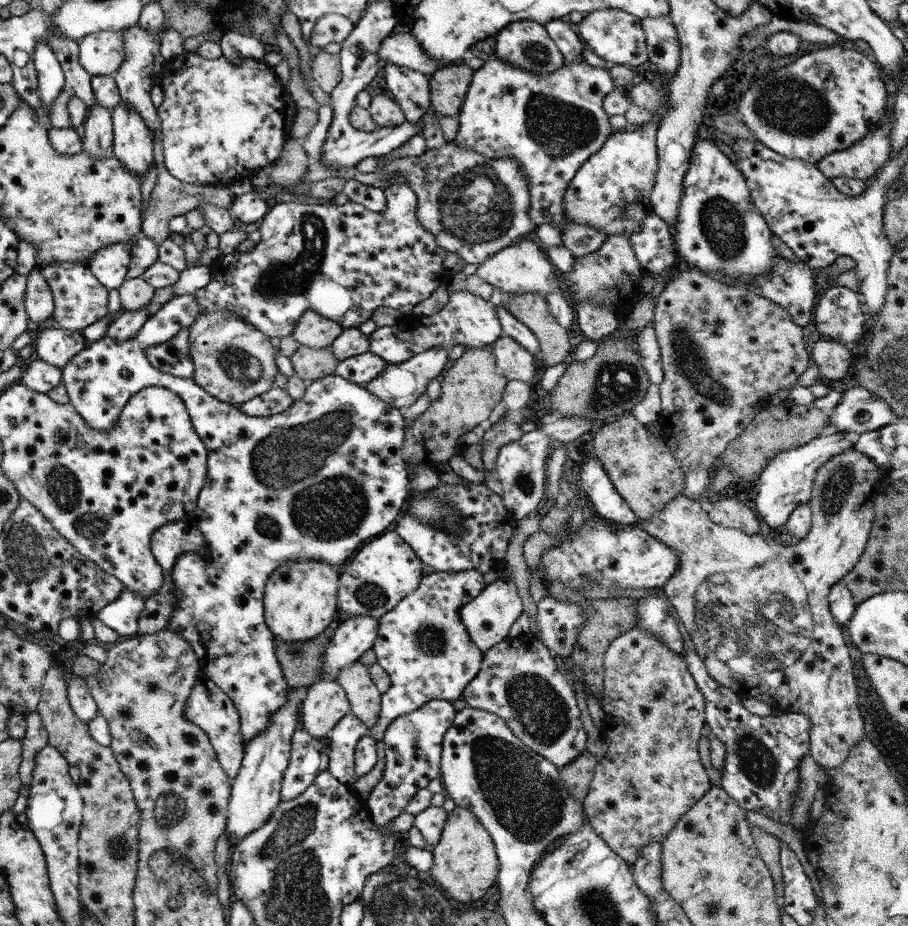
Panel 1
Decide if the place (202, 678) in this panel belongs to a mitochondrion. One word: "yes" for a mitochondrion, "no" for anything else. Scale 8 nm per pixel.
no

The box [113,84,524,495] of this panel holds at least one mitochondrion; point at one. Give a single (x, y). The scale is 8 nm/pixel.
(475, 208)

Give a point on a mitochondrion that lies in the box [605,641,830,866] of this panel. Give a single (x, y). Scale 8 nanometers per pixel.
(757, 762)

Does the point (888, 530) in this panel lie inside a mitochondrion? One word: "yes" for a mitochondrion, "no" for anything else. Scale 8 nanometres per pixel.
no

